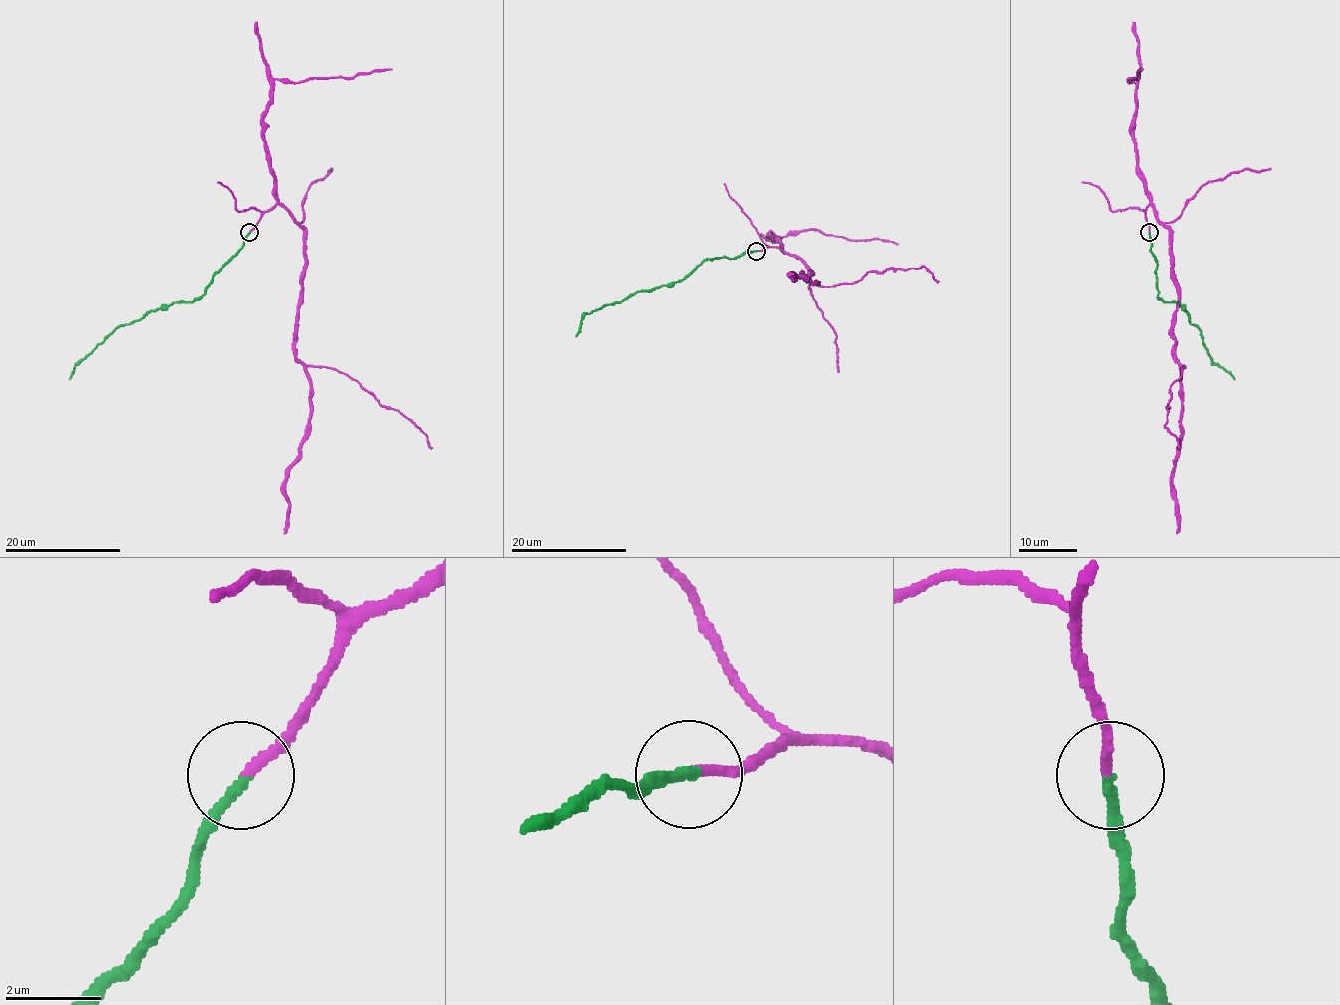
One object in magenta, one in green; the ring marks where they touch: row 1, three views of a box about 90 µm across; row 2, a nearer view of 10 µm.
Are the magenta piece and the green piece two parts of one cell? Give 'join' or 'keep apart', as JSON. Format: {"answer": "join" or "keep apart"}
{"answer": "join"}

